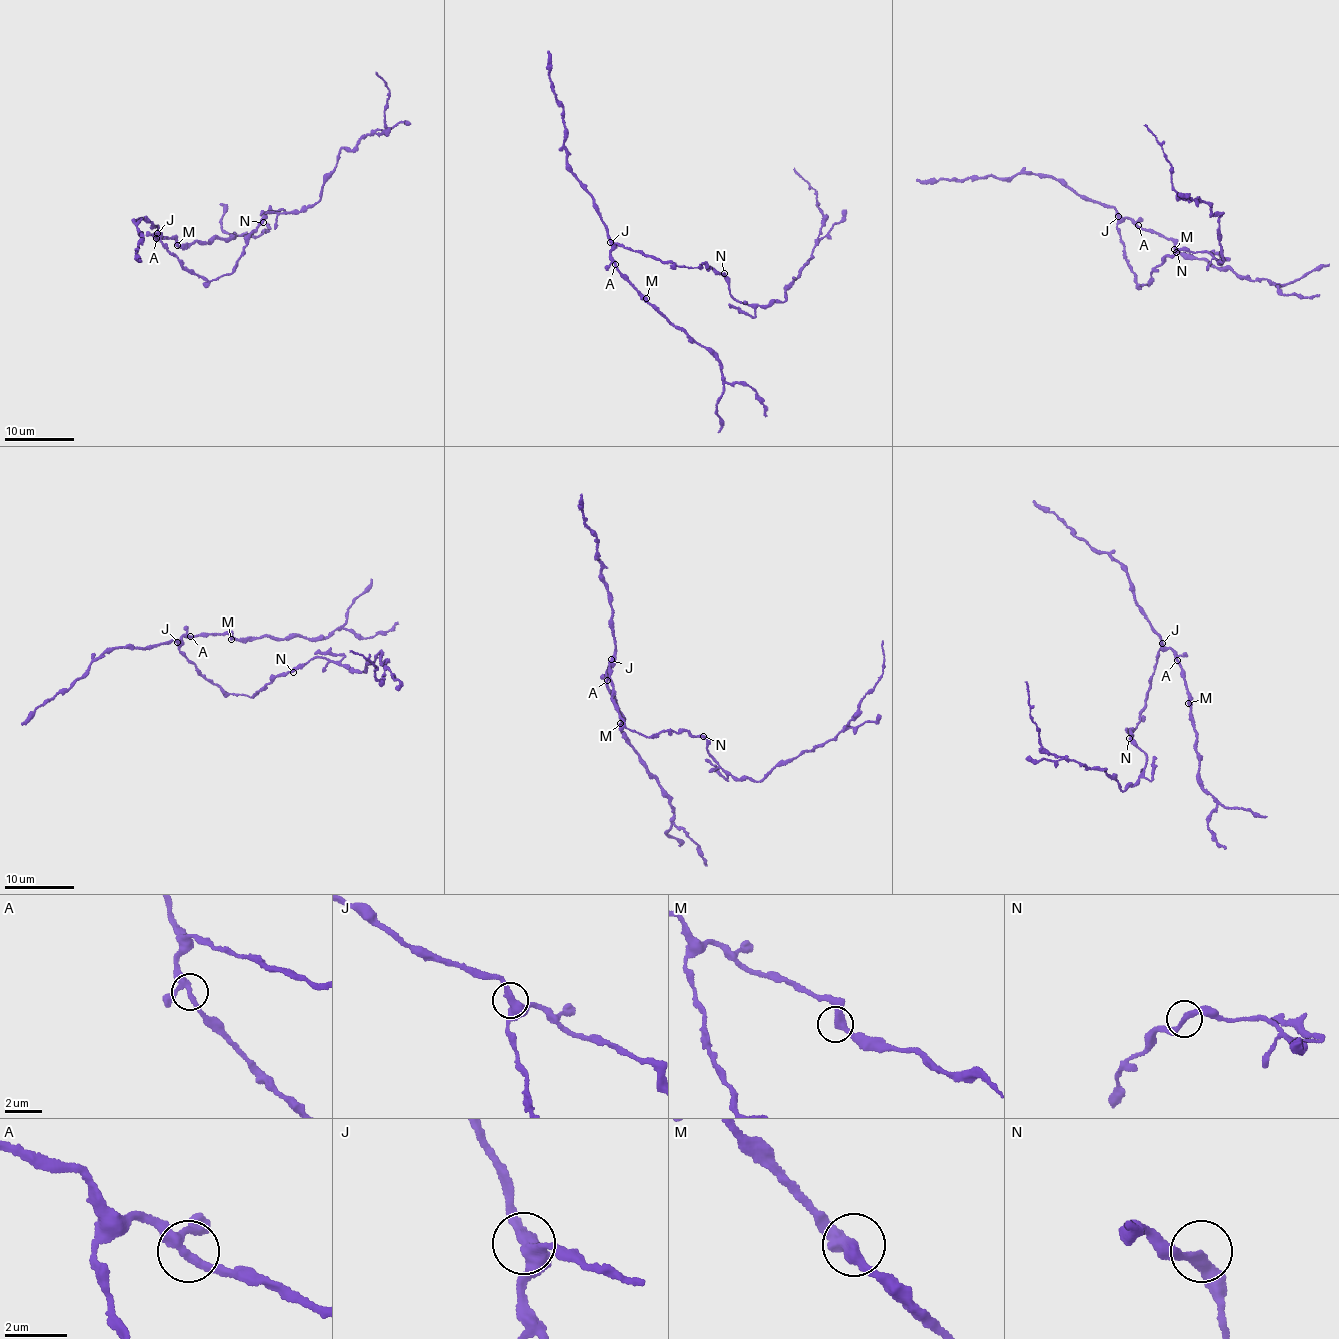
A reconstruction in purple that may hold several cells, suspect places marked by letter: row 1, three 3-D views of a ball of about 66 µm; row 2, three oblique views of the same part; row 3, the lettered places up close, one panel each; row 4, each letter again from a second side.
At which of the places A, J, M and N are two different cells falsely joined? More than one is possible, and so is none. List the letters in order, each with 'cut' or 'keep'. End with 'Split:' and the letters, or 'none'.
A: keep
J: keep
M: keep
N: keep
Split: none

